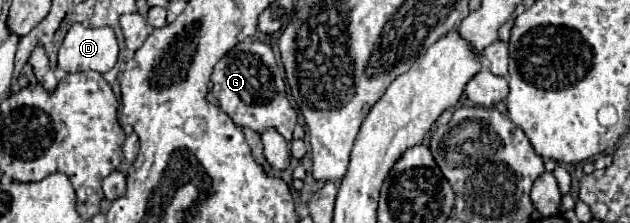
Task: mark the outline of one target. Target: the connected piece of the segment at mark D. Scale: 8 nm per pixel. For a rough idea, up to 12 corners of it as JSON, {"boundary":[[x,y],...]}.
{"boundary":[[74,24],[60,50],[66,72],[108,72],[118,58],[112,28]]}

